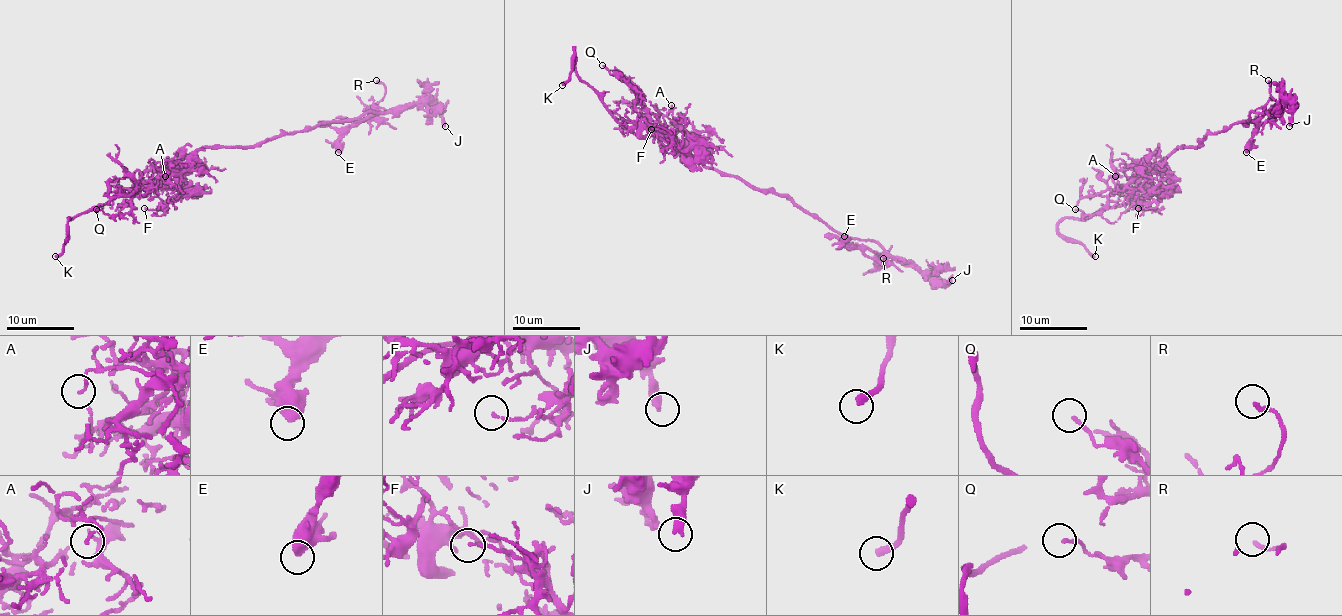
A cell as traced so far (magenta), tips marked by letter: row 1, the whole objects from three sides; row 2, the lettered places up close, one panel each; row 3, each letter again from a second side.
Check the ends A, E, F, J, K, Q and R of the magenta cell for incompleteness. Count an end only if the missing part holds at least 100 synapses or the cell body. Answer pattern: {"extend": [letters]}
{"extend": ["K"]}

